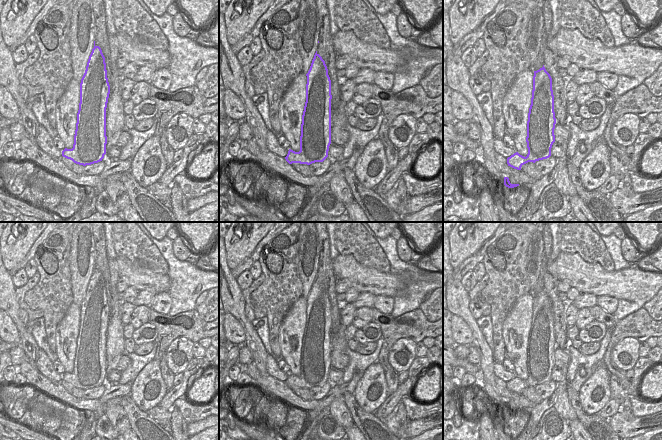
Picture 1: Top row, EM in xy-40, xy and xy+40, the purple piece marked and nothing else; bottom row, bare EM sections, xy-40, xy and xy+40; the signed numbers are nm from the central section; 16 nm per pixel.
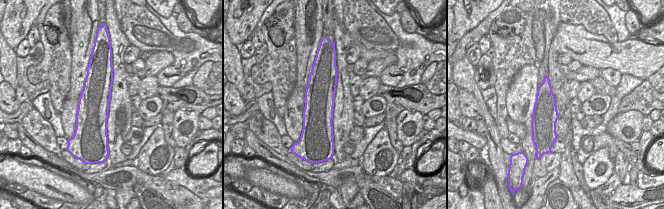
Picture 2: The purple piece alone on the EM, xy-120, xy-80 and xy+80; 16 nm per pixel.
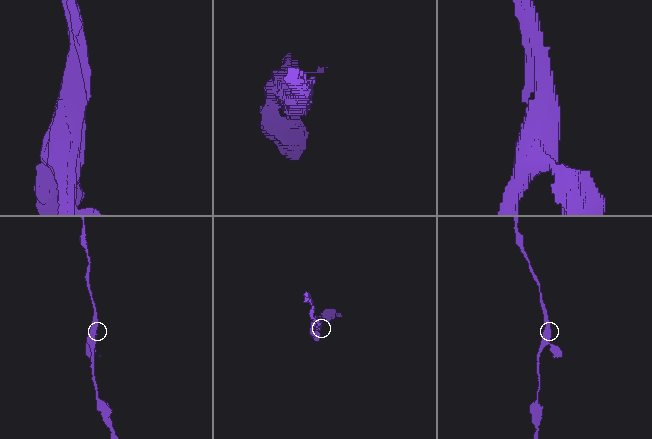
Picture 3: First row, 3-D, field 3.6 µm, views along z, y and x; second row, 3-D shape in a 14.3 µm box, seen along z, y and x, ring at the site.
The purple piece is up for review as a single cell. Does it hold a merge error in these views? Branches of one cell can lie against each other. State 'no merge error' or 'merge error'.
no merge error

